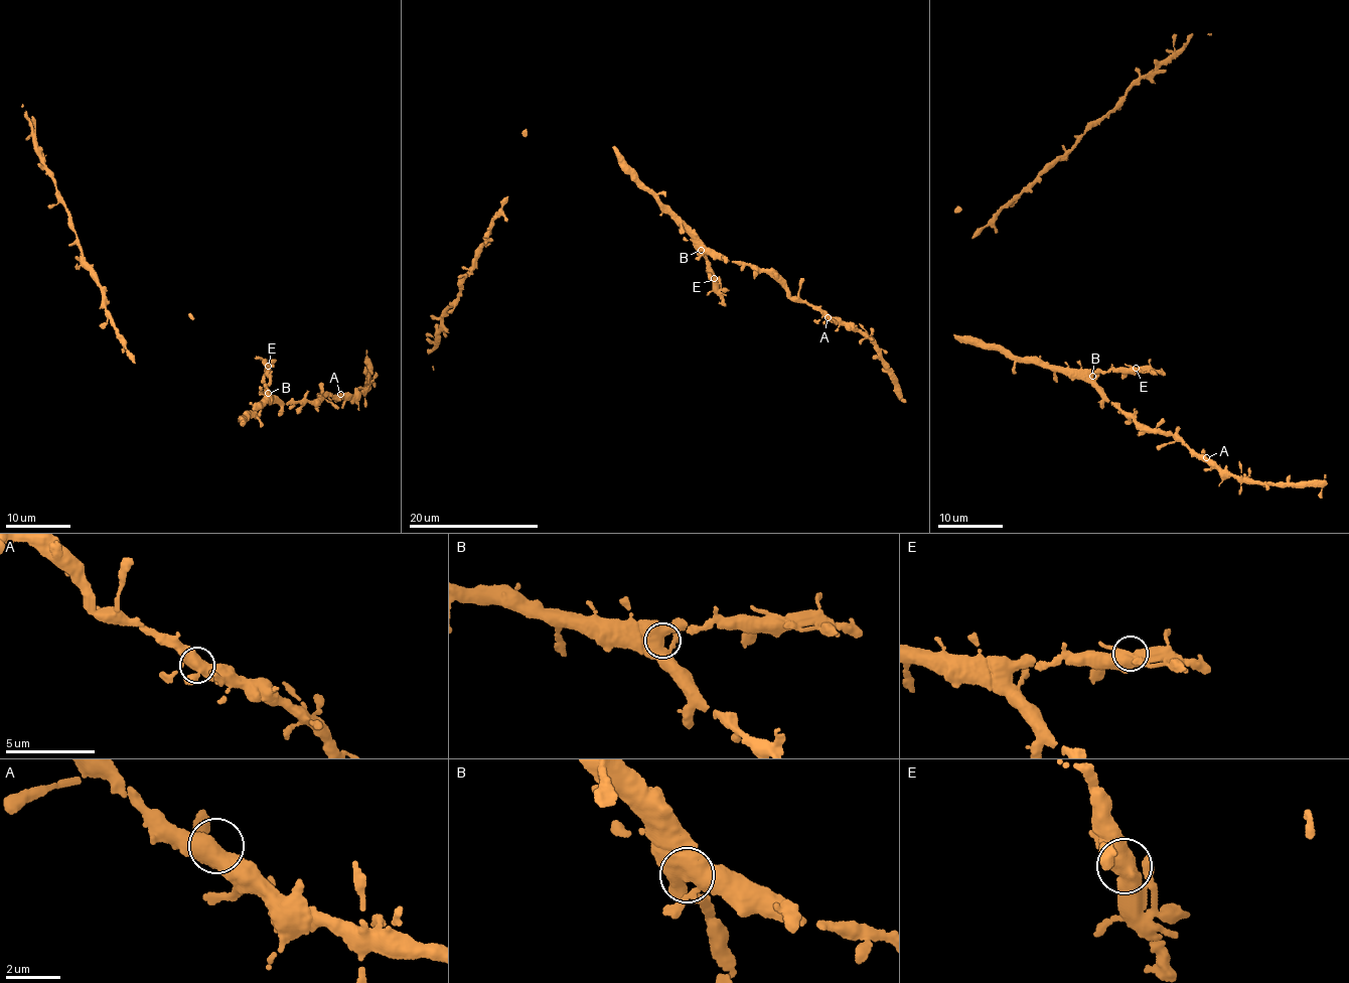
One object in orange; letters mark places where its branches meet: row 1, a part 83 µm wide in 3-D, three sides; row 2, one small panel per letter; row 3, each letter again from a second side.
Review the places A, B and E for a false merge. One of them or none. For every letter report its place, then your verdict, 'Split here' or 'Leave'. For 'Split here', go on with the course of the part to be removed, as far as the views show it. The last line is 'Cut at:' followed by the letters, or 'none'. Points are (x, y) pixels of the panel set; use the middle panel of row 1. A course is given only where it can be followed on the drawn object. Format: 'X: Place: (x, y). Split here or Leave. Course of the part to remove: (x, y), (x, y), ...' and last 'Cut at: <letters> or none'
A: Place: (828, 317). Leave
B: Place: (701, 250). Leave
E: Place: (714, 278). Leave
Cut at: none

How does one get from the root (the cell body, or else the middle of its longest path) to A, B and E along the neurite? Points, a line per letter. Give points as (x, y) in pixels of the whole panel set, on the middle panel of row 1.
A: (618, 163), (659, 207), (708, 249), (728, 261), (762, 268), (791, 298), (799, 296), (828, 317)
B: (618, 163), (701, 250)
E: (618, 163), (691, 236), (692, 244), (706, 260), (706, 270), (713, 278)

